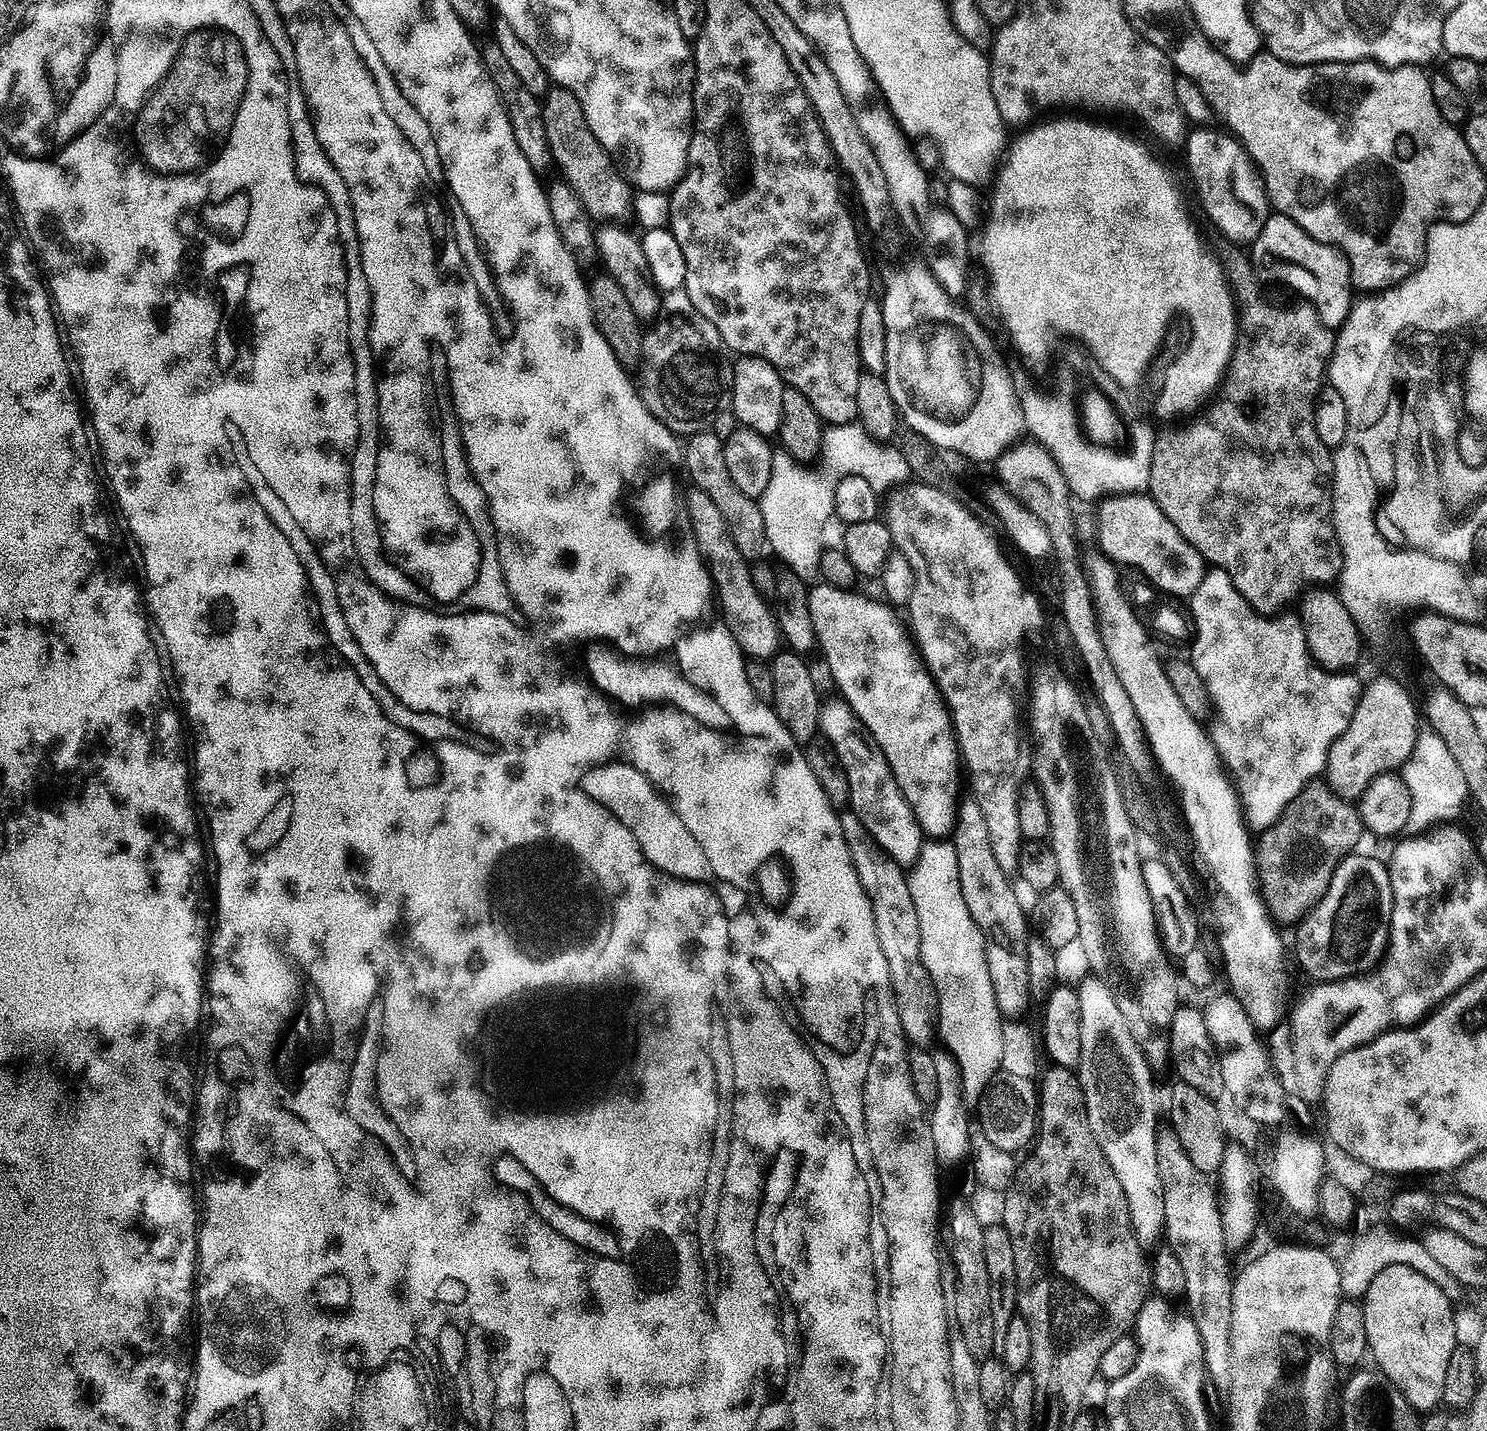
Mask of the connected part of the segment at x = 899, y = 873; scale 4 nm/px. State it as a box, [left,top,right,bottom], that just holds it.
[840,810,940,1046]

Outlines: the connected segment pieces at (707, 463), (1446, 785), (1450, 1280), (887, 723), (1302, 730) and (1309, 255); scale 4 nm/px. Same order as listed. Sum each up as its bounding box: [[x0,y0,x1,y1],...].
[[683,432,769,562],[1398,730,1458,834],[1340,1226,1466,1302],[808,582,962,838],[1190,567,1362,830],[1250,211,1354,330]]

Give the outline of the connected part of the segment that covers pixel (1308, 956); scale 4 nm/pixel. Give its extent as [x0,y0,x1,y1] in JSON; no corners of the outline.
[1295,854,1392,982]

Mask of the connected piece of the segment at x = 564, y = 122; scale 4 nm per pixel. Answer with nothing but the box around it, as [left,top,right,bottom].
[540,87,631,221]

